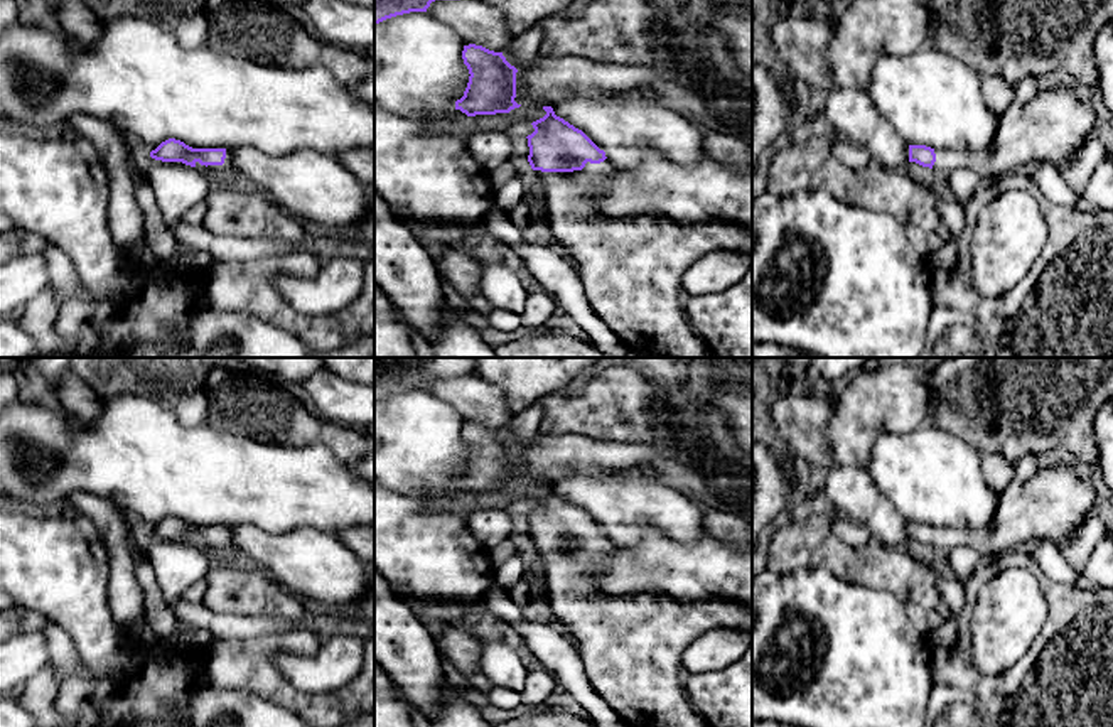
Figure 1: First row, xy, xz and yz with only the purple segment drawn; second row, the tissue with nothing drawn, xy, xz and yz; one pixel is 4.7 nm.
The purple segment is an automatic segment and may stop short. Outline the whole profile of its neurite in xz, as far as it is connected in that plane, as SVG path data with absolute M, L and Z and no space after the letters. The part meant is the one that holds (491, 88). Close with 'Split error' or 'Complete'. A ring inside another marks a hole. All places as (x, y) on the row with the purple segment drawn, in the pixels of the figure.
M469 44L462 51L469 69L469 83L464 96L455 101L455 110L467 116L509 113L519 108L516 98L516 73L503 52Z. Complete

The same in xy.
M180 140L162 142L150 157L162 162L182 162L197 169L233 169L233 150L228 148L192 148Z. Split error

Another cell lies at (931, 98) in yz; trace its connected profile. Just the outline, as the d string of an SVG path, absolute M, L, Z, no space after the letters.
M939 49L880 54L867 91L909 145L976 152L995 138L998 116L987 106L980 74Z

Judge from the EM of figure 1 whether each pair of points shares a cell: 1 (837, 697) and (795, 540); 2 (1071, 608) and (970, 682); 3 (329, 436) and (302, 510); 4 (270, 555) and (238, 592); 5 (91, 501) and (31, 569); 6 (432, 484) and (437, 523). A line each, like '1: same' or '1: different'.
1: different
2: same
3: different
4: different
5: different
6: different

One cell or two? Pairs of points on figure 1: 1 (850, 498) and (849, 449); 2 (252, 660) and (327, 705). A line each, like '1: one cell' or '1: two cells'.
1: two cells
2: one cell

